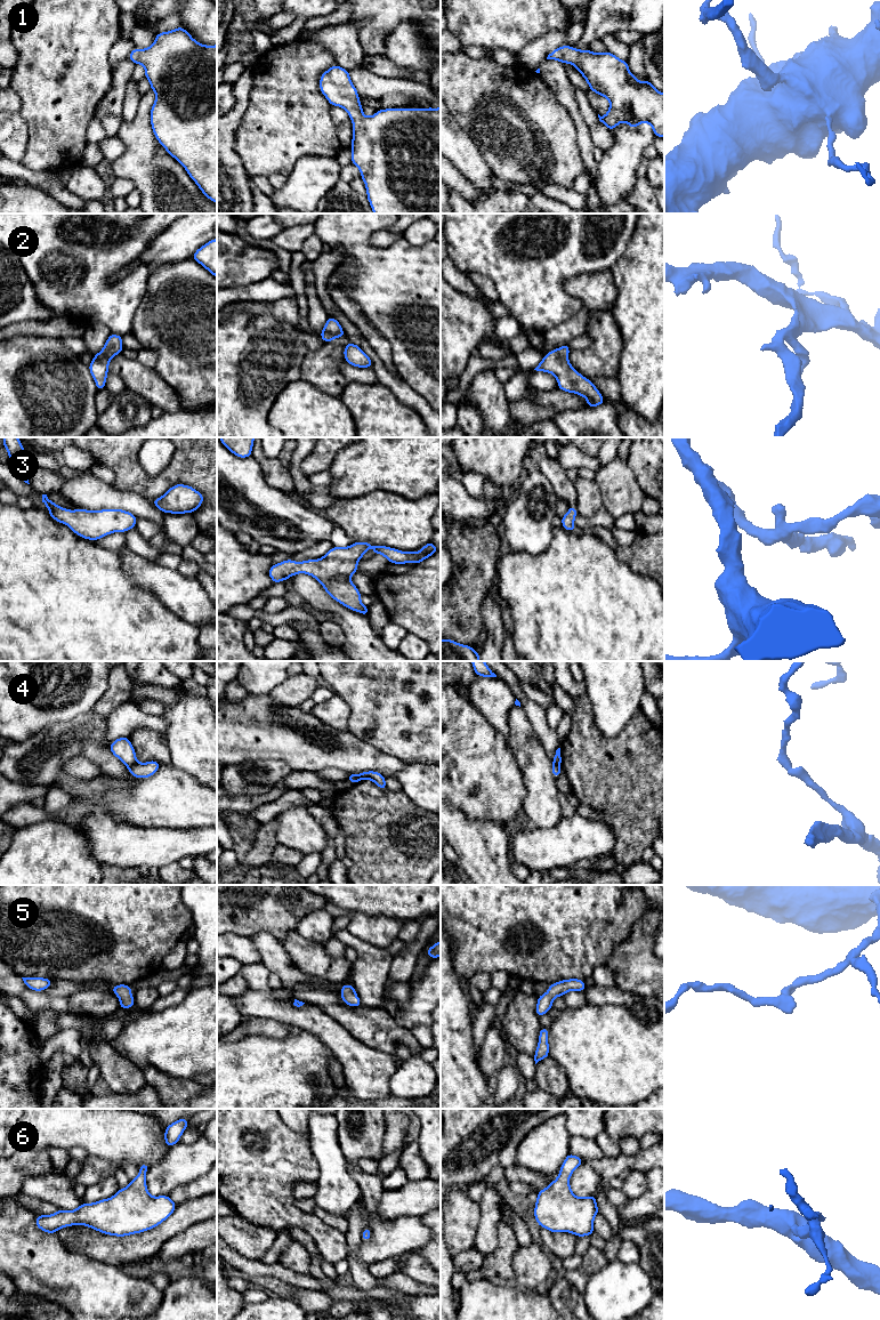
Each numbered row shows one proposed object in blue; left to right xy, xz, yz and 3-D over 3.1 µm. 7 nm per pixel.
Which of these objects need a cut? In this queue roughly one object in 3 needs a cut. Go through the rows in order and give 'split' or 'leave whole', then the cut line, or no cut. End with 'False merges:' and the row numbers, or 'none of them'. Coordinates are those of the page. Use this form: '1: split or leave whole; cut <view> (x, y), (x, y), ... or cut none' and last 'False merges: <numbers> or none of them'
1: leave whole; cut none
2: leave whole; cut none
3: leave whole; cut none
4: split; cut xy (137, 762), (128, 767)
5: leave whole; cut none
6: leave whole; cut none
False merges: 4

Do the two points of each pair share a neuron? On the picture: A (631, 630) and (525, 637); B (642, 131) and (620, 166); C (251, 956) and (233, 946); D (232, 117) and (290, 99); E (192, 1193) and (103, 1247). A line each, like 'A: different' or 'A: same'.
A: same
B: same
C: same
D: different
E: different

